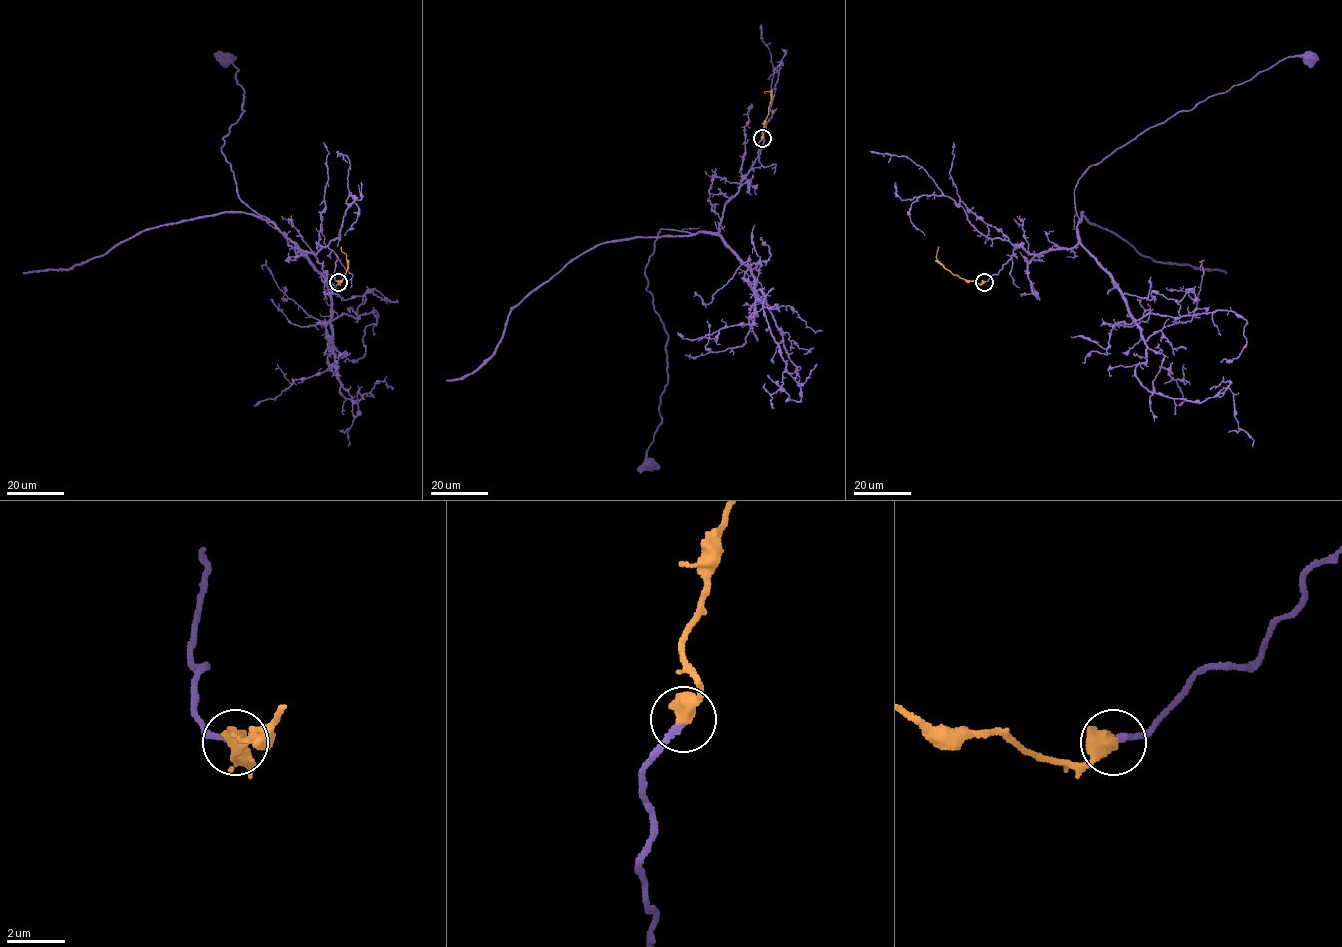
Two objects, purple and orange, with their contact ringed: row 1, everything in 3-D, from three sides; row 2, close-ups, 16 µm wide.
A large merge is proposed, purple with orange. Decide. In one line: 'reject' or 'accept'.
accept

